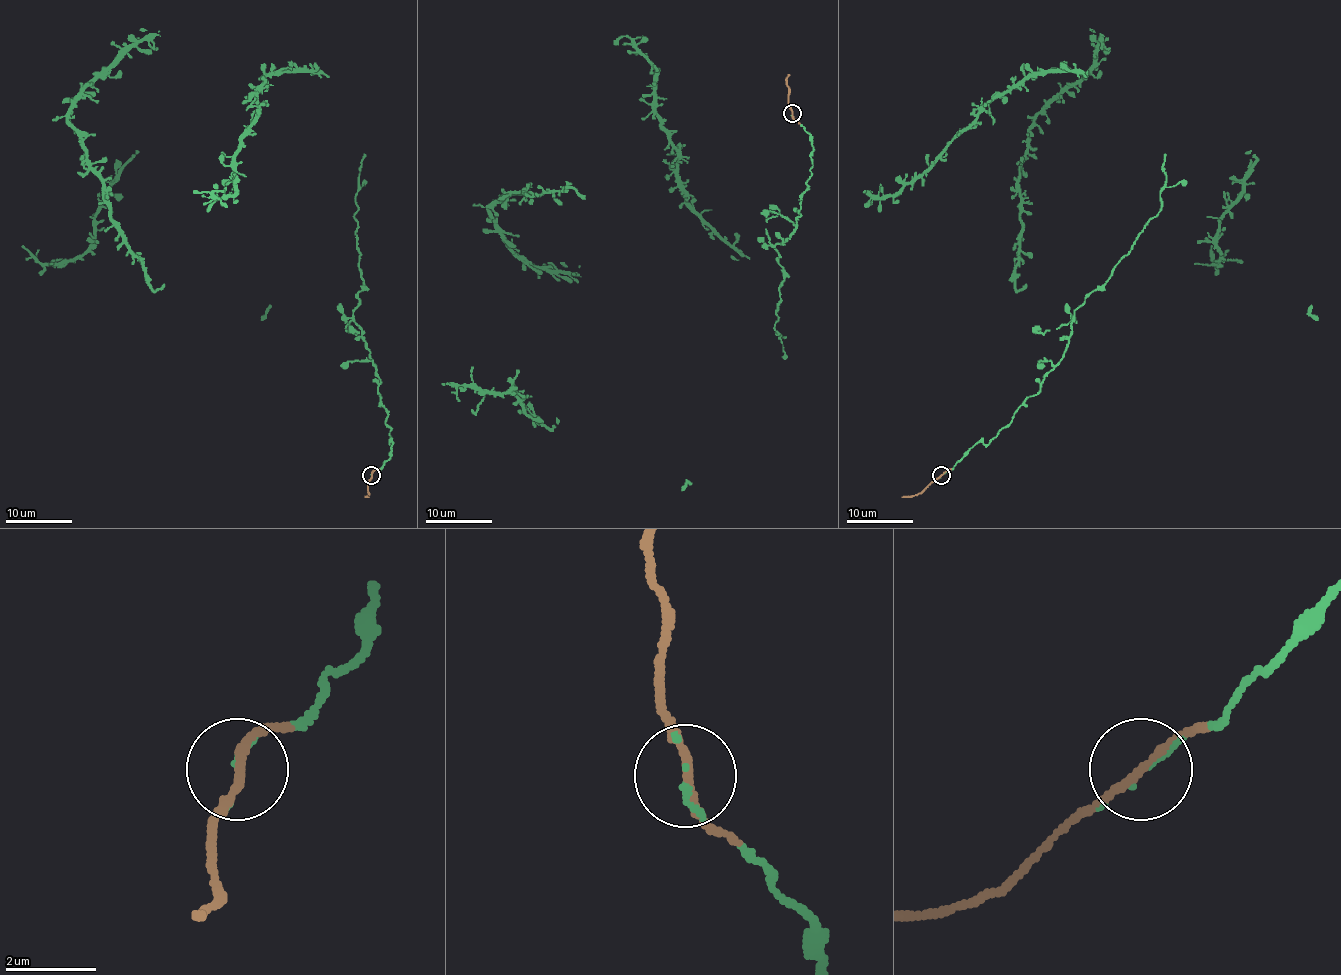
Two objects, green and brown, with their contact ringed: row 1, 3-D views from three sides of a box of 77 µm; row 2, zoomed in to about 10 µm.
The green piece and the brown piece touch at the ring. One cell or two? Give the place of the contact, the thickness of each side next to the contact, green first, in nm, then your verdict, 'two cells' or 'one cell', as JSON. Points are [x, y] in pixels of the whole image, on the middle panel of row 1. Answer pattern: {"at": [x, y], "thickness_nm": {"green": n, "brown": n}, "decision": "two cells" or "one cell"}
{"at": [792, 113], "thickness_nm": {"green": 90, "brown": 180}, "decision": "one cell"}

